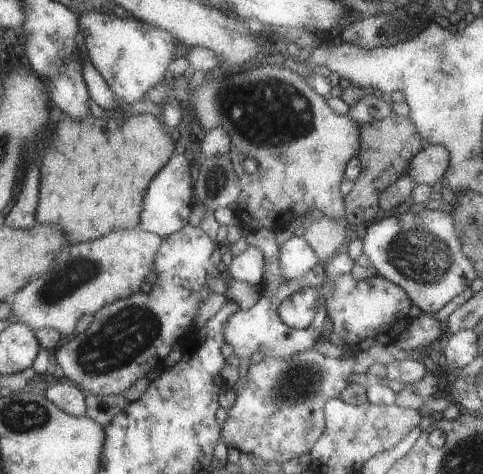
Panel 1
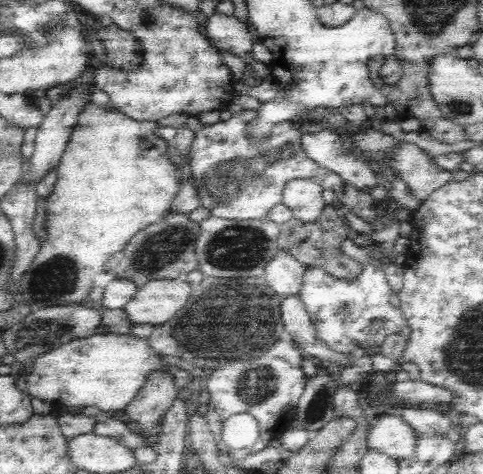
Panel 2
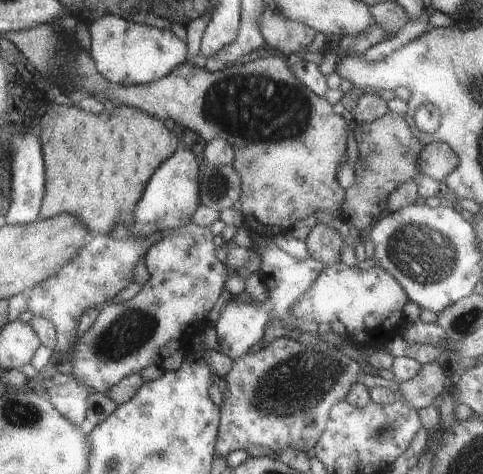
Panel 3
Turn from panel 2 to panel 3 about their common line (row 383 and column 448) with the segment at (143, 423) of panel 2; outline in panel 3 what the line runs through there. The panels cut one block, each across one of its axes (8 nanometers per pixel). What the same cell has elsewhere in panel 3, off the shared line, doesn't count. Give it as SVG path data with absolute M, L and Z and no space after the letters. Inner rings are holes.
M431 142L427 144L417 160L417 176L427 176L431 180L437 180L443 184L443 180L447 178L447 174L451 174L457 168L457 156L451 150L451 146L447 146L445 142Z

